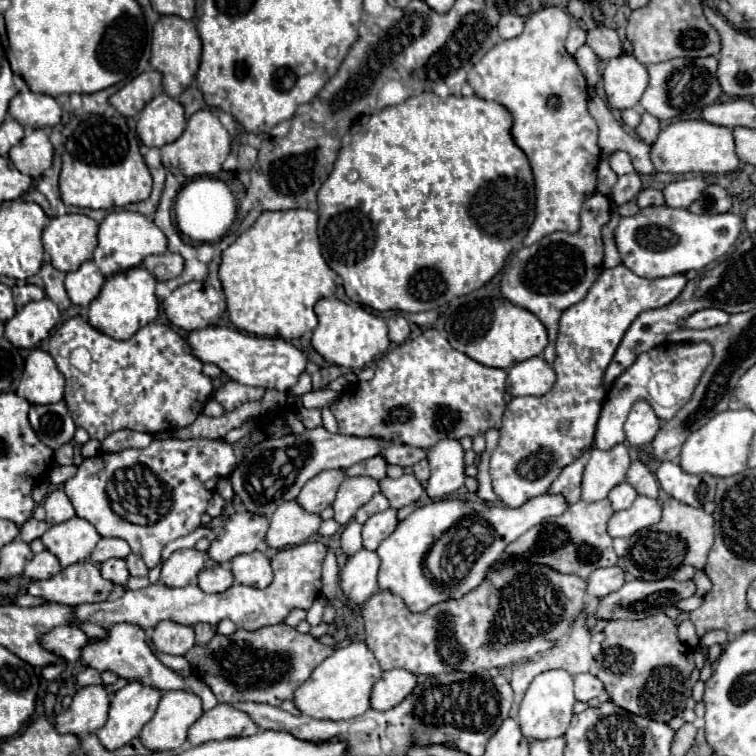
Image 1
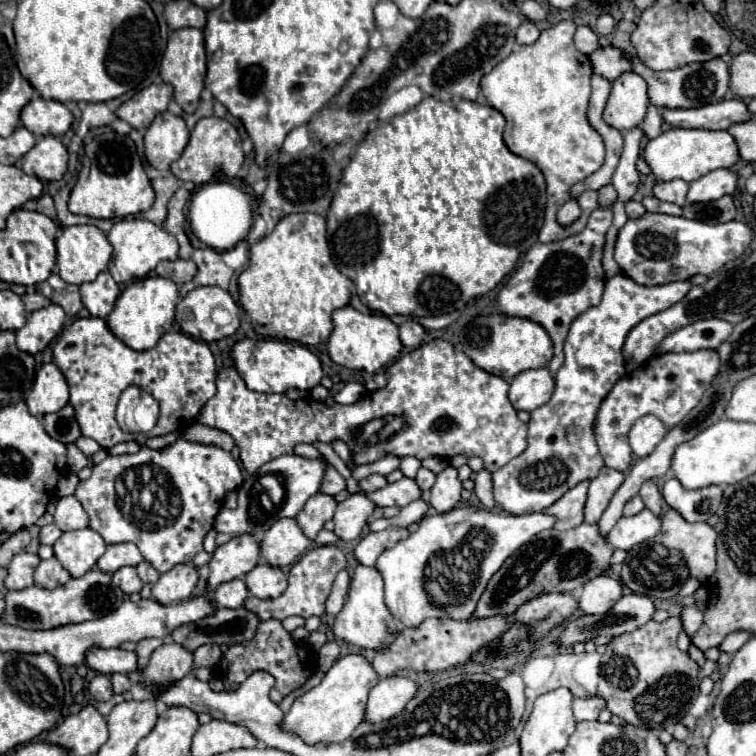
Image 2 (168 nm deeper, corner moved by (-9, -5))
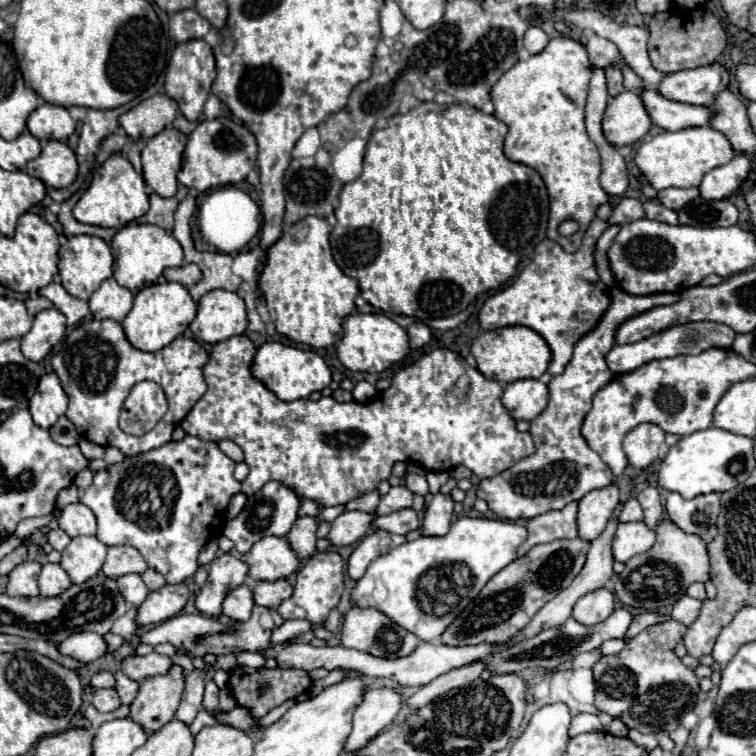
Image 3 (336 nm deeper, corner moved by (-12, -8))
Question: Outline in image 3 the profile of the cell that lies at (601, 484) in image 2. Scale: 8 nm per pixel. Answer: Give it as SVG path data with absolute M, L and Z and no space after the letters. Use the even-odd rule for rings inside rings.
M616 484L588 492L578 502L578 536L588 542L600 536L618 500L620 500L620 490Z

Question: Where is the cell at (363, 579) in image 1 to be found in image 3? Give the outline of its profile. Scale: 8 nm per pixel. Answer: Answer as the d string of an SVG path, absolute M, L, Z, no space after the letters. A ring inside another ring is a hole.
M354 604L344 616L342 644L346 648L362 650L362 652L368 652L372 656L396 658L396 656L408 656L408 652L412 652L416 648L418 638L412 636L412 632L400 628L396 622L392 622L388 616L384 616L380 610L376 610L376 608L360 608L360 606Z

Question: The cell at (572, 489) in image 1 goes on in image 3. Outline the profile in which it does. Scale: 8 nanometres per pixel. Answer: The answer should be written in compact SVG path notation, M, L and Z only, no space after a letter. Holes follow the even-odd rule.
M570 502L562 510L552 510L536 518L530 518L526 524L530 534L528 540L518 548L518 556L524 556L528 548L542 542L552 542L558 538L576 538L578 536L576 514L578 514L578 502Z

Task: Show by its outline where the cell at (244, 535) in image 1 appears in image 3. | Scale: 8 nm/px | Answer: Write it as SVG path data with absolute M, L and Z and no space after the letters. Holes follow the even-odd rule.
M230 552L220 554L210 564L208 582L202 586L202 590L196 596L196 608L202 614L218 616L222 612L224 596L232 588L244 584L246 576L248 576L248 564L242 558L238 558Z

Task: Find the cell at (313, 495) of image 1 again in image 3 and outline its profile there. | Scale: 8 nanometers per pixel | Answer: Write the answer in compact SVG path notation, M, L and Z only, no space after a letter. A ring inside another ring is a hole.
M300 516L292 530L288 532L288 540L296 552L300 552L300 558L308 558L316 552L316 530L318 520L314 516Z

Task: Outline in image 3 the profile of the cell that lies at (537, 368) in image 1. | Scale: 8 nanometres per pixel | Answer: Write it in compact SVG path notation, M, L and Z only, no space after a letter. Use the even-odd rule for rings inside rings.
M516 380L510 382L502 394L502 404L516 420L536 418L548 404L548 386L540 380Z

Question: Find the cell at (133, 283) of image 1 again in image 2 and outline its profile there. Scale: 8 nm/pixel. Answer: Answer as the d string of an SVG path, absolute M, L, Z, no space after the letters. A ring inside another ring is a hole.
M149 275L133 281L117 299L111 315L107 317L109 329L131 349L145 351L157 345L157 341L171 329L175 319L175 307L179 303L177 285L165 277Z

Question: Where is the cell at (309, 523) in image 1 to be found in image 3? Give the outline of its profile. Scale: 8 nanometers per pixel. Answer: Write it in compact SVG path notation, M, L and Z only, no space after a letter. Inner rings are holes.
M264 536L258 540L250 552L244 558L250 566L250 576L254 580L280 580L290 576L292 572L298 570L300 558L288 538L278 538L278 536Z

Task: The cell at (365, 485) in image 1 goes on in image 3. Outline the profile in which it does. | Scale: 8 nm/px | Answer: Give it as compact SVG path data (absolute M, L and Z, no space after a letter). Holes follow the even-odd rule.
M346 510L332 522L328 538L334 546L350 546L366 536L372 520L374 514L360 510Z

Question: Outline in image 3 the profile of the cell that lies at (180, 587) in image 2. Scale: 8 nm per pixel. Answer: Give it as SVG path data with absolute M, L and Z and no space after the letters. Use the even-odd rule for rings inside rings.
M184 582L180 584L166 584L160 590L154 590L148 594L148 598L138 606L136 614L136 624L146 626L146 624L158 624L164 622L176 614L182 612L190 598L190 590Z

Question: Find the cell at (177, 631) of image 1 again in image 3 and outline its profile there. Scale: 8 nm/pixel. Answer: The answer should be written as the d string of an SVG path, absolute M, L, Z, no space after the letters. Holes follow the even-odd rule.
M172 664L166 674L150 676L140 684L138 696L130 704L130 718L152 734L170 722L184 692L184 668Z

